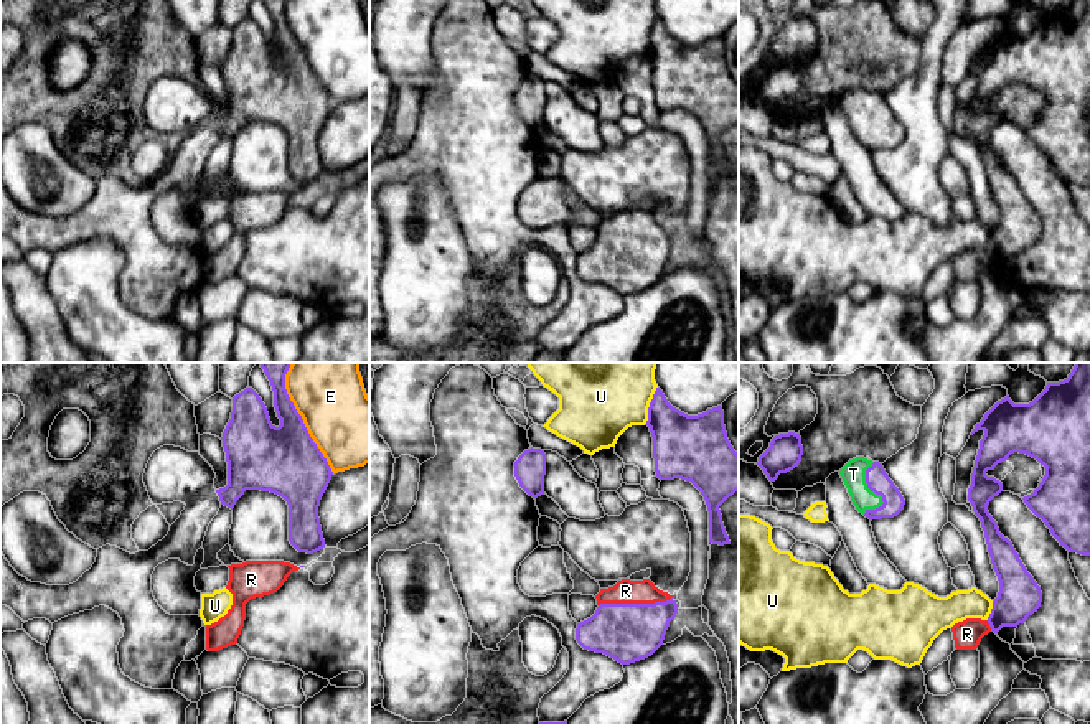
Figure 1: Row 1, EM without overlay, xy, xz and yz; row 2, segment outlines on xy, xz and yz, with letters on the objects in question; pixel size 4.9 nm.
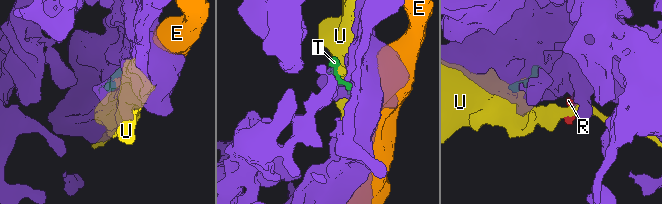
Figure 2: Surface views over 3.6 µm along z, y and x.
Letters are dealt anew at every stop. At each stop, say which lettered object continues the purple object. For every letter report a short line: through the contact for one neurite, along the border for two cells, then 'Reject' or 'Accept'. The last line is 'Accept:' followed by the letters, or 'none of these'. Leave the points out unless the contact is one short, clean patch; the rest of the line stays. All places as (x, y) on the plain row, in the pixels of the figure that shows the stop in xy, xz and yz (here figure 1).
E: Reject
R: Accept
T: Accept
U: Reject
Accept: R, T

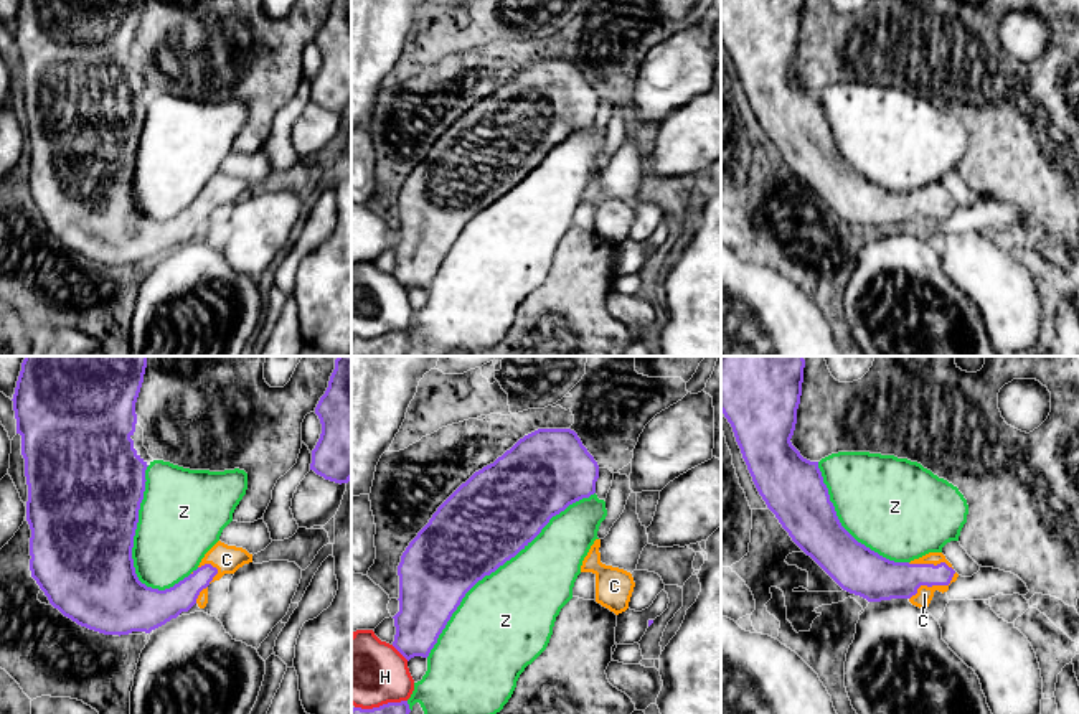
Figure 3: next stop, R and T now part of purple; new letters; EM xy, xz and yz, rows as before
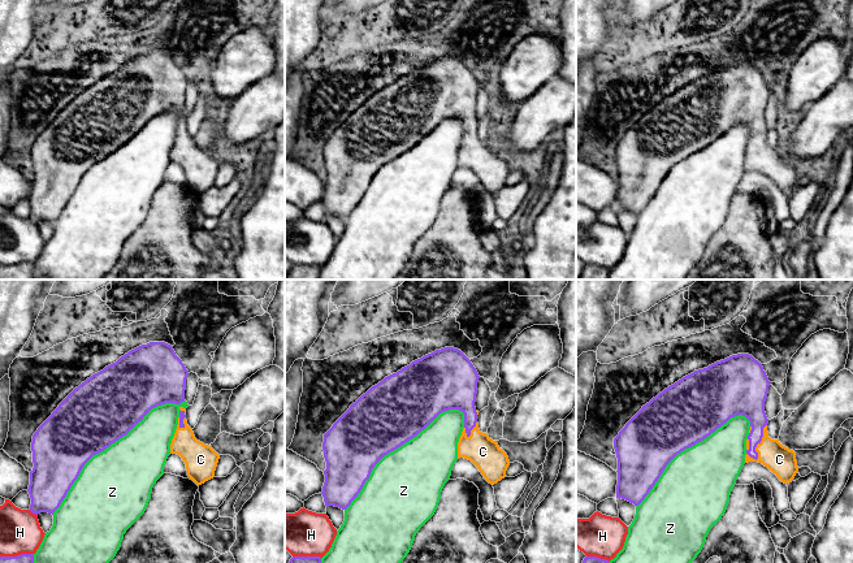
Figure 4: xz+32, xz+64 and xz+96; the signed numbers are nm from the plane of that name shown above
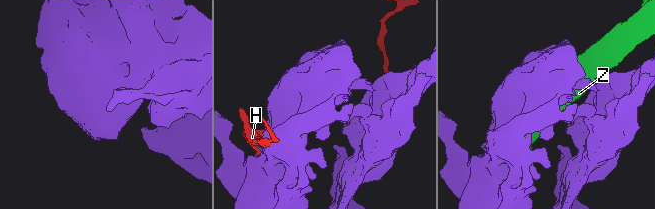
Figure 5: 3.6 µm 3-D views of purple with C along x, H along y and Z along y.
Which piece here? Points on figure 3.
C: Accept
H: Reject
Z: Reject
Accept: C

